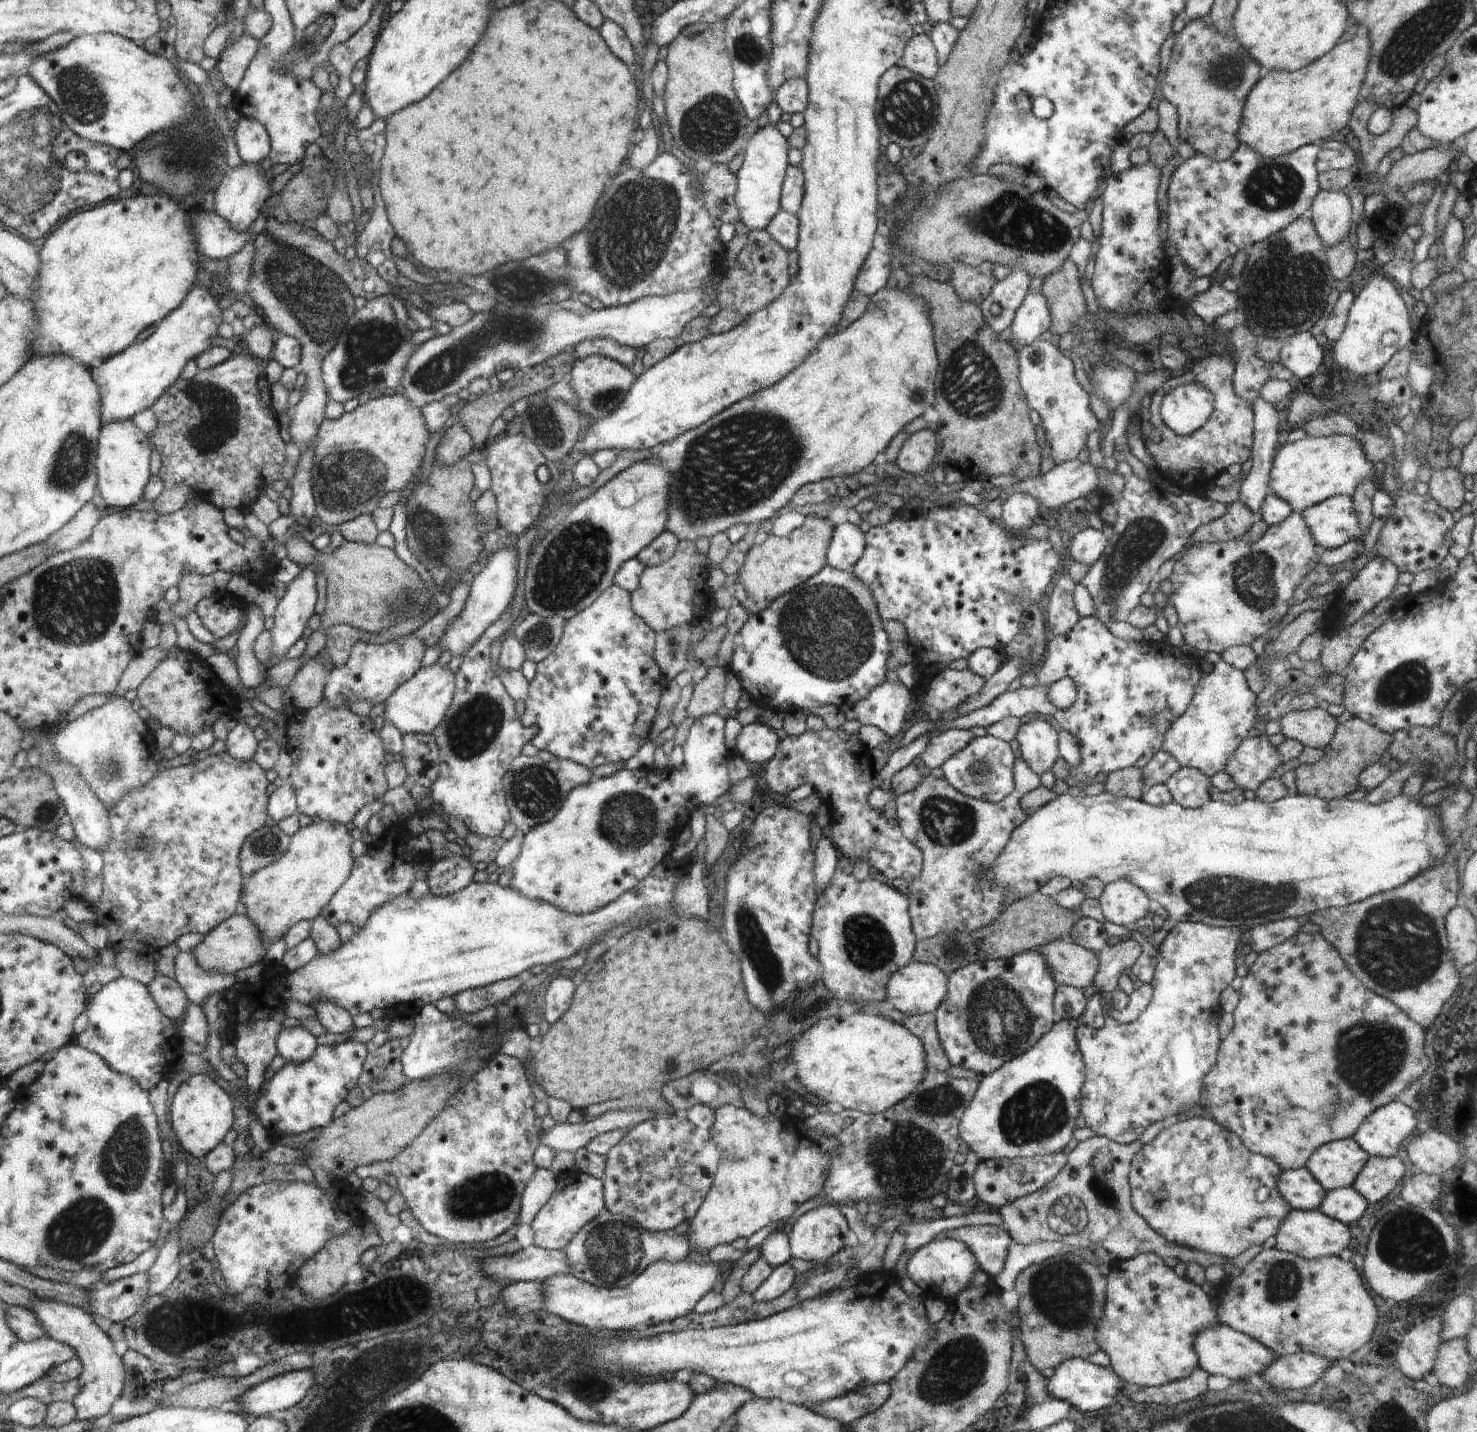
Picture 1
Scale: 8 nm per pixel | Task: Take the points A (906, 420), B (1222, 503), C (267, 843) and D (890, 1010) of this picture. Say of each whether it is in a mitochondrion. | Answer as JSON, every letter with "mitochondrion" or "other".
{"A":"other","B":"other","C":"mitochondrion","D":"other"}

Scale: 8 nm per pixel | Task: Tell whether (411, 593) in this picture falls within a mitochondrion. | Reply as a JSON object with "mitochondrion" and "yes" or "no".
{"mitochondrion":"yes"}

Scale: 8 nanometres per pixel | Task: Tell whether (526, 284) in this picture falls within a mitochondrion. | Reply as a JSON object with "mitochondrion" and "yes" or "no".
{"mitochondrion":"yes"}

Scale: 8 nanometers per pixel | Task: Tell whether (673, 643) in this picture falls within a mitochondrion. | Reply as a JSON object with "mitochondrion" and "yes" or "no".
{"mitochondrion":"yes"}

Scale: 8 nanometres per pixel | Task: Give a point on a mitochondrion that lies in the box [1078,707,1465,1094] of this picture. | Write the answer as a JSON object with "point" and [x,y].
{"point":[1397,946]}

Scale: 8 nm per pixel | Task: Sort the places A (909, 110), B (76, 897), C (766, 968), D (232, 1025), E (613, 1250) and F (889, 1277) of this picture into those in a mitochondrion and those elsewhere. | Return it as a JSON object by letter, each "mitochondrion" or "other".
{"A":"mitochondrion","B":"other","C":"mitochondrion","D":"other","E":"mitochondrion","F":"other"}

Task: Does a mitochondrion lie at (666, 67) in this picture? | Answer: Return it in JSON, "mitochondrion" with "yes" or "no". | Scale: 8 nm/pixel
{"mitochondrion":"no"}

